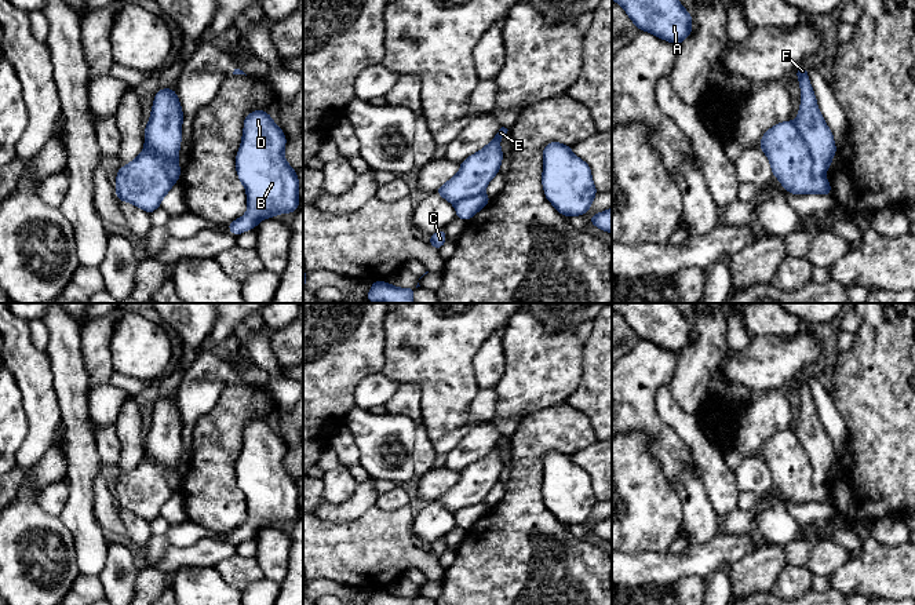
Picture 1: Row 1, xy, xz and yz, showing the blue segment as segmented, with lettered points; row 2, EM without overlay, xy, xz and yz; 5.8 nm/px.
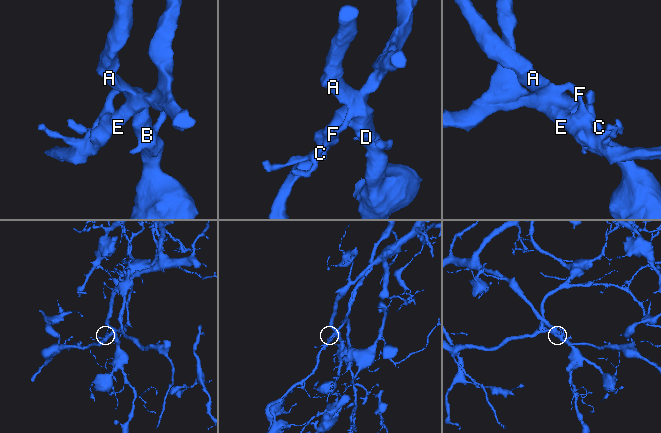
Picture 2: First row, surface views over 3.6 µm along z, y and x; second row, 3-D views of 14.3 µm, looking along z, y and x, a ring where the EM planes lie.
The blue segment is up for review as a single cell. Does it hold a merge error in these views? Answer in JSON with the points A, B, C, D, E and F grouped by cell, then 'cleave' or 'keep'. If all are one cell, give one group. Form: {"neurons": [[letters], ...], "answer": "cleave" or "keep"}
{"neurons": [["A", "B", "C", "D", "F"], ["E"]], "answer": "cleave"}

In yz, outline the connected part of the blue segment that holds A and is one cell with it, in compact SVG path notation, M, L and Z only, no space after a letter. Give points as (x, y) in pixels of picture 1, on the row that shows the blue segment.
M613 0L619 3L634 25L659 39L679 45L692 33L692 15L678 0Z

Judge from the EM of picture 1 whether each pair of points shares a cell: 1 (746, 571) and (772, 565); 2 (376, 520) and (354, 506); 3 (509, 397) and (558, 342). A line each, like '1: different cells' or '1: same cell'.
1: same cell
2: different cells
3: same cell

